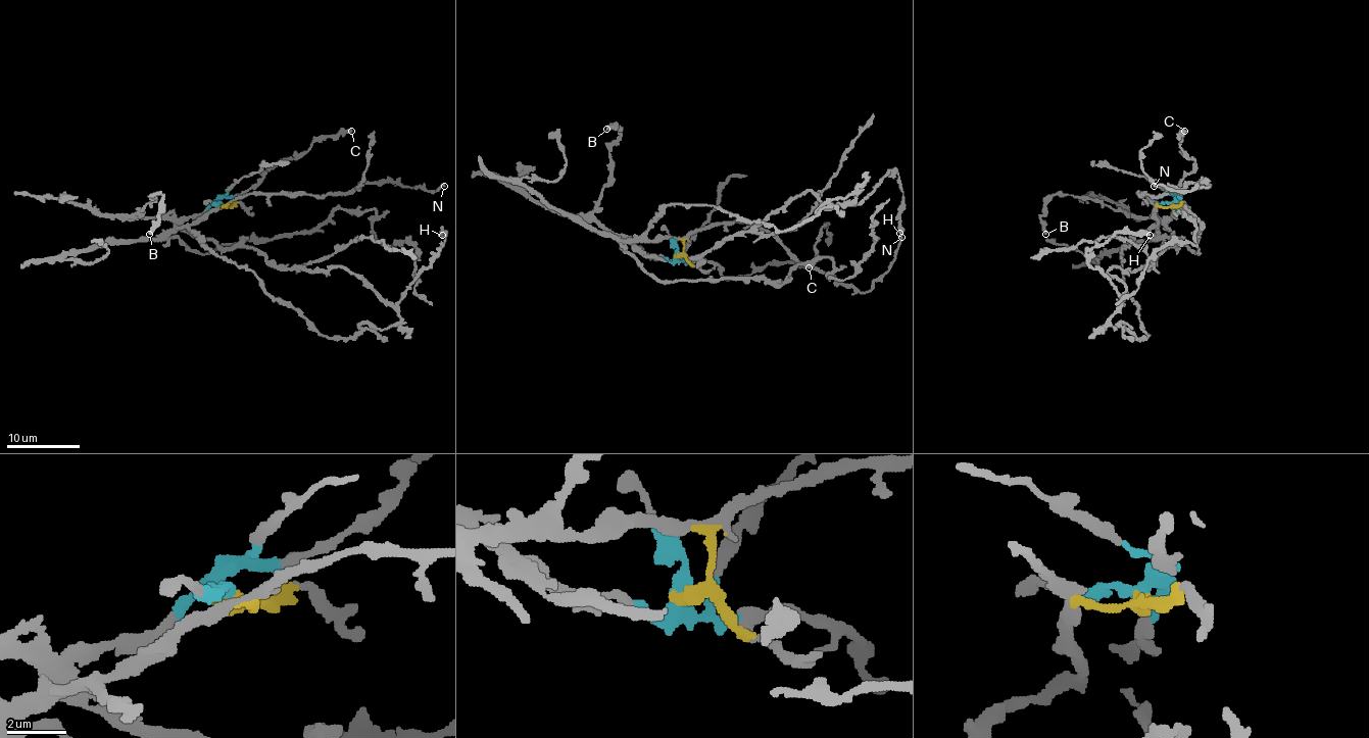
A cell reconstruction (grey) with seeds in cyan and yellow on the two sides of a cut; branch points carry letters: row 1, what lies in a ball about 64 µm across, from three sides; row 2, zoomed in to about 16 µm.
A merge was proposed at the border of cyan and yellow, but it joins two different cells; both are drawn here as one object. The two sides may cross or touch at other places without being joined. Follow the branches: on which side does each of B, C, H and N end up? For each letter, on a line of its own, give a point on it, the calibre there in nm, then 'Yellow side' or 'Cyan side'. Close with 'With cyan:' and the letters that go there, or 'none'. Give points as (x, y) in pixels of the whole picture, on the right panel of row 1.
B: Place: (1045, 234). Thickness 360 nm. Cyan side
C: Place: (1184, 131). Thickness 400 nm. Cyan side
H: Place: (1150, 235). Thickness 460 nm. Cyan side
N: Place: (1154, 186). Thickness 220 nm. Yellow side
With cyan: B, C, H

